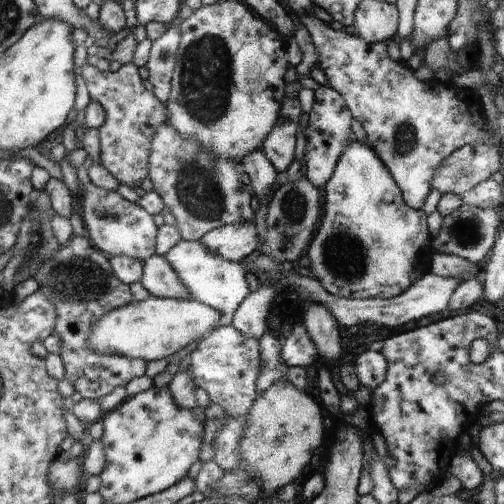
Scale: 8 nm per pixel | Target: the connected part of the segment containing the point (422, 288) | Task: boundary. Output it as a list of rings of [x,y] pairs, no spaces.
[[[298,272],[284,275],[287,282],[285,291],[288,287],[294,287],[300,298],[310,297],[315,301],[320,301],[329,308],[329,311],[339,320],[340,325],[344,326],[371,326],[382,324],[382,326],[402,326],[412,320],[420,320],[428,314],[434,314],[448,308],[450,297],[455,286],[460,282],[458,279],[439,277],[434,273],[426,273],[420,280],[413,282],[404,292],[398,296],[381,299],[380,297],[371,299],[345,299],[330,294],[318,279],[303,277]]]

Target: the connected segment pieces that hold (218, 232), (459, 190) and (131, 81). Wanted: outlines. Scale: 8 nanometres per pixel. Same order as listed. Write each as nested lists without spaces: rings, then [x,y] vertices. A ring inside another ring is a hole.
[[[253,221],[209,230],[199,241],[205,246],[206,251],[235,263],[242,262],[263,247]]]
[[[472,143],[460,147],[436,170],[432,179],[433,188],[442,194],[466,194],[479,182],[490,179],[497,170],[503,171],[501,151],[498,143]]]
[[[133,62],[122,66],[122,70],[100,71],[87,64],[80,68],[89,96],[105,110],[105,119],[99,130],[99,162],[114,176],[119,184],[126,184],[140,191],[142,180],[150,170],[151,140],[155,130],[167,120],[165,103],[155,98],[139,78],[138,66]]]

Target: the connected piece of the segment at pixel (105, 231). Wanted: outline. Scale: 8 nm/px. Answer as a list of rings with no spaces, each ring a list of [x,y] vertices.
[[[91,182],[86,183],[84,188],[80,187],[76,201],[89,239],[97,249],[110,256],[129,256],[142,262],[155,253],[157,227],[152,214],[140,205],[128,201],[116,190],[100,189]]]

